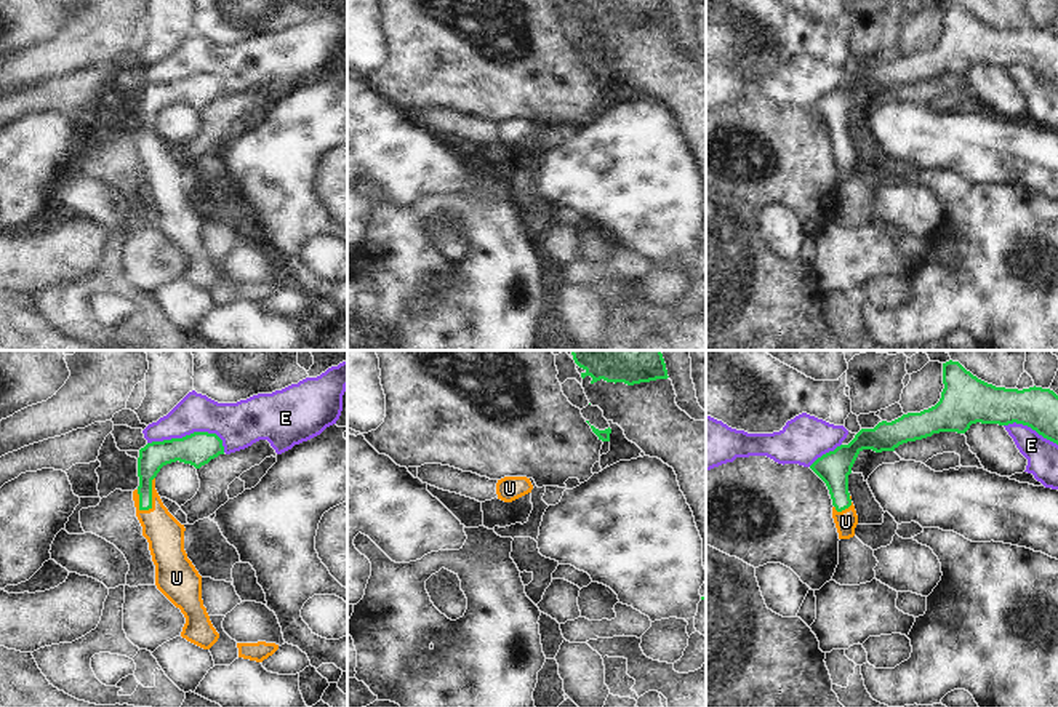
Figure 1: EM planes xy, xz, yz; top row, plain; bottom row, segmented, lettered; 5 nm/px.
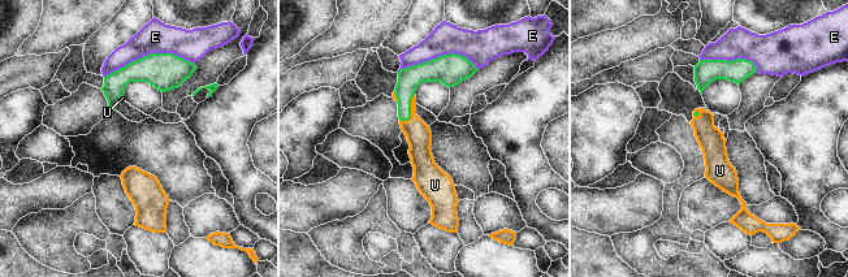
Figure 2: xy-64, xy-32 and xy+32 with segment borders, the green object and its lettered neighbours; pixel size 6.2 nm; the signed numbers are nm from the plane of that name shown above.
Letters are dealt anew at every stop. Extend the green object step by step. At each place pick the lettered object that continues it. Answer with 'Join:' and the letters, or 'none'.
Join: U.

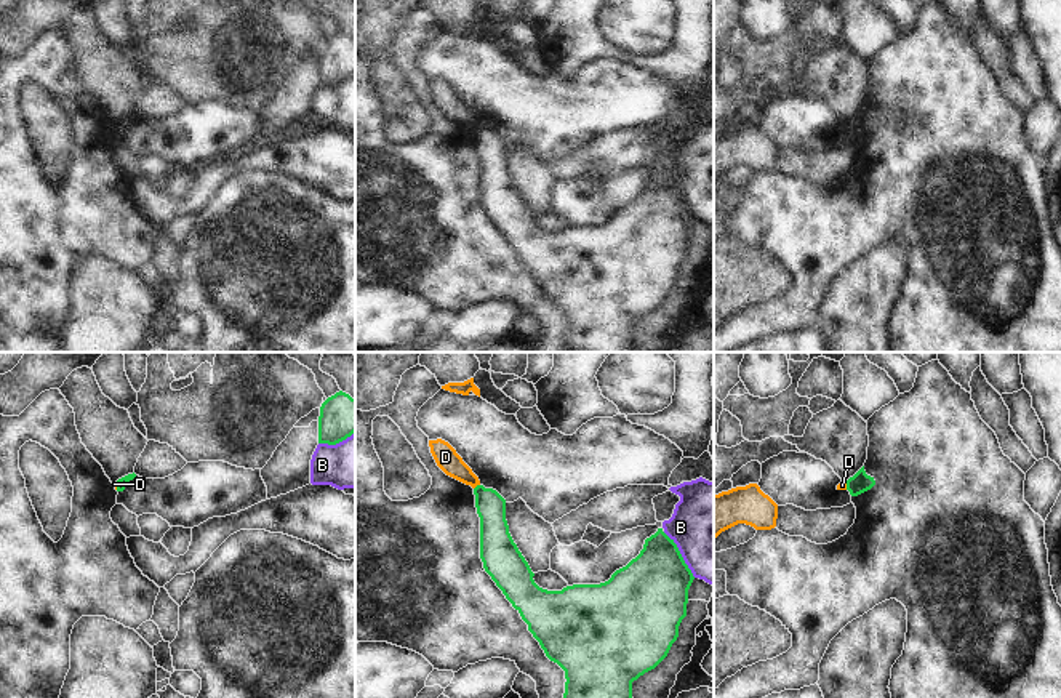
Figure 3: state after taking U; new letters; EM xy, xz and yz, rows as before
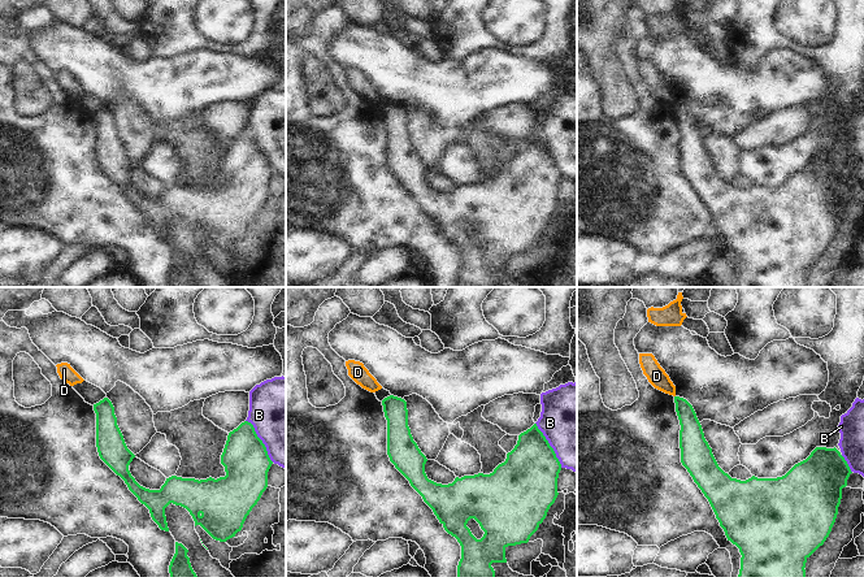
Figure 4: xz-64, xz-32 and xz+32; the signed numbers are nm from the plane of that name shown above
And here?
Join: none.

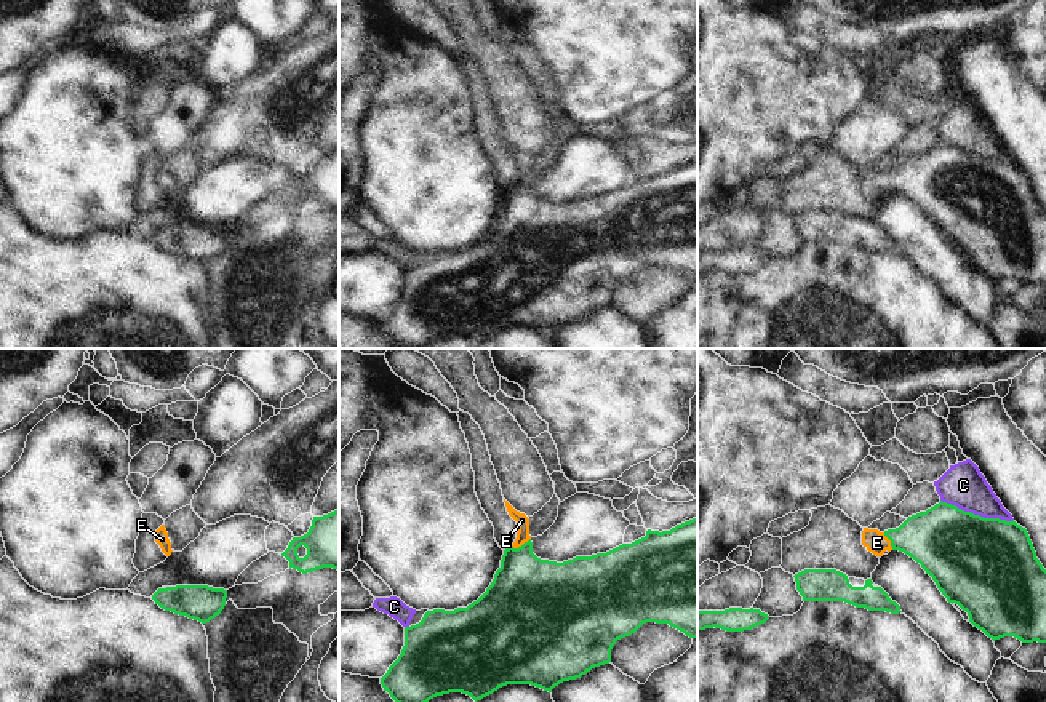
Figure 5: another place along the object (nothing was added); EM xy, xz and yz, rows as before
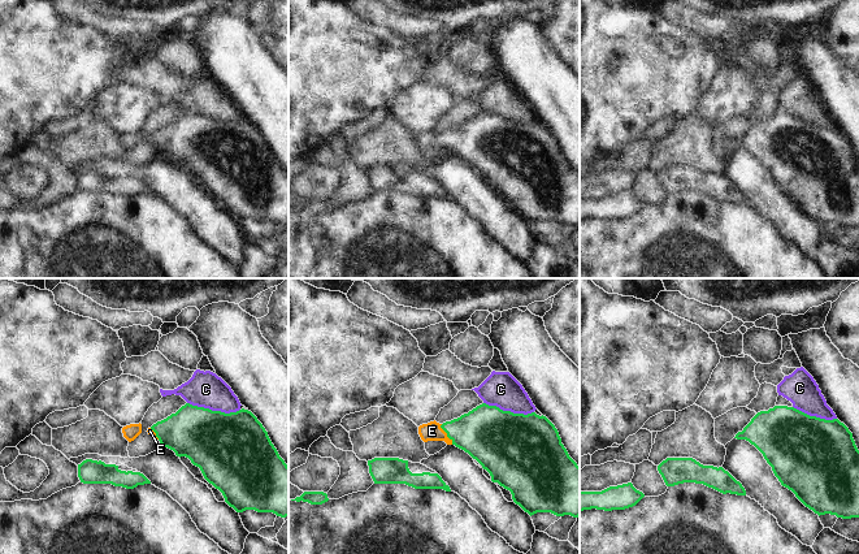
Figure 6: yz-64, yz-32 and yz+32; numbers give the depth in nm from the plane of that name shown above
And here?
Join: E.

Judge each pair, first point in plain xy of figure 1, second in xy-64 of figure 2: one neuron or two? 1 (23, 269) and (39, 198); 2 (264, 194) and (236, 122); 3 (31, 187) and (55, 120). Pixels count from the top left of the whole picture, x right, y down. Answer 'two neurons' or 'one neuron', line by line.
1: one neuron
2: one neuron
3: two neurons

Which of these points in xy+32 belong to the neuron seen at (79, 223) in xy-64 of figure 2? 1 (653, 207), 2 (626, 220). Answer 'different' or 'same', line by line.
1: different
2: different

